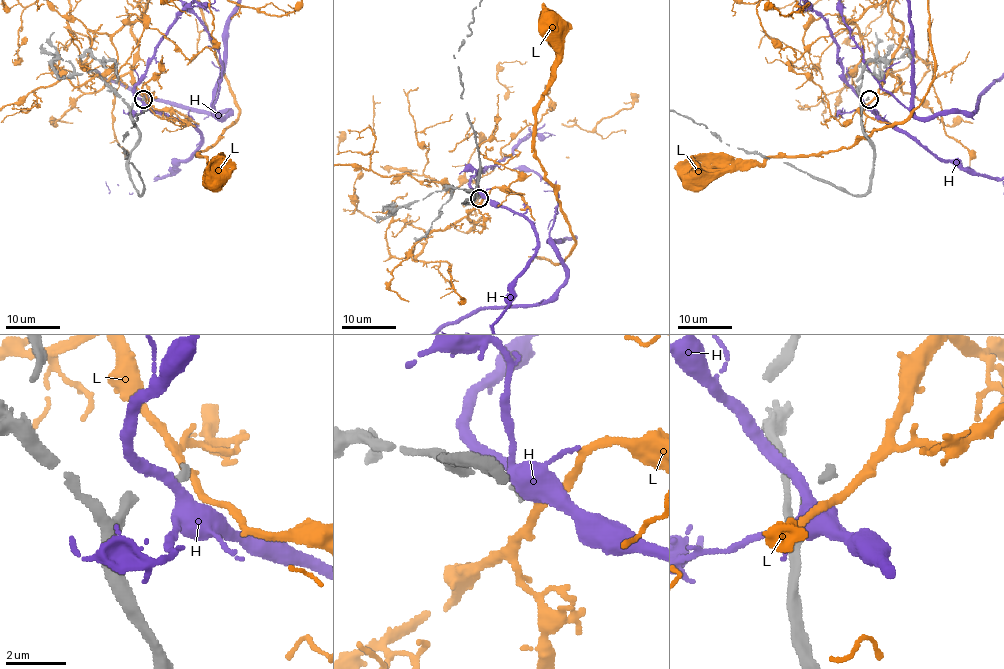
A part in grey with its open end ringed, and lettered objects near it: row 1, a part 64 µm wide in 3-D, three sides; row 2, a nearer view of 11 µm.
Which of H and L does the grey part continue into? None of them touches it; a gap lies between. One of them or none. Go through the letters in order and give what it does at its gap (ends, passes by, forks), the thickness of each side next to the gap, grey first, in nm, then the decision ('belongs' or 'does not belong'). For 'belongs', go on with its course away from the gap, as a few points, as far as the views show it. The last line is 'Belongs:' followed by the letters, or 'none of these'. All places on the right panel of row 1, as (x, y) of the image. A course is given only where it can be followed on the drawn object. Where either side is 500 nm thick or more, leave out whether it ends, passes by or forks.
H: it forks; calibres 240 and 360 nm; does not belong
L: it passes by; calibres 240 and 280 nm; does not belong
Belongs: none of these

